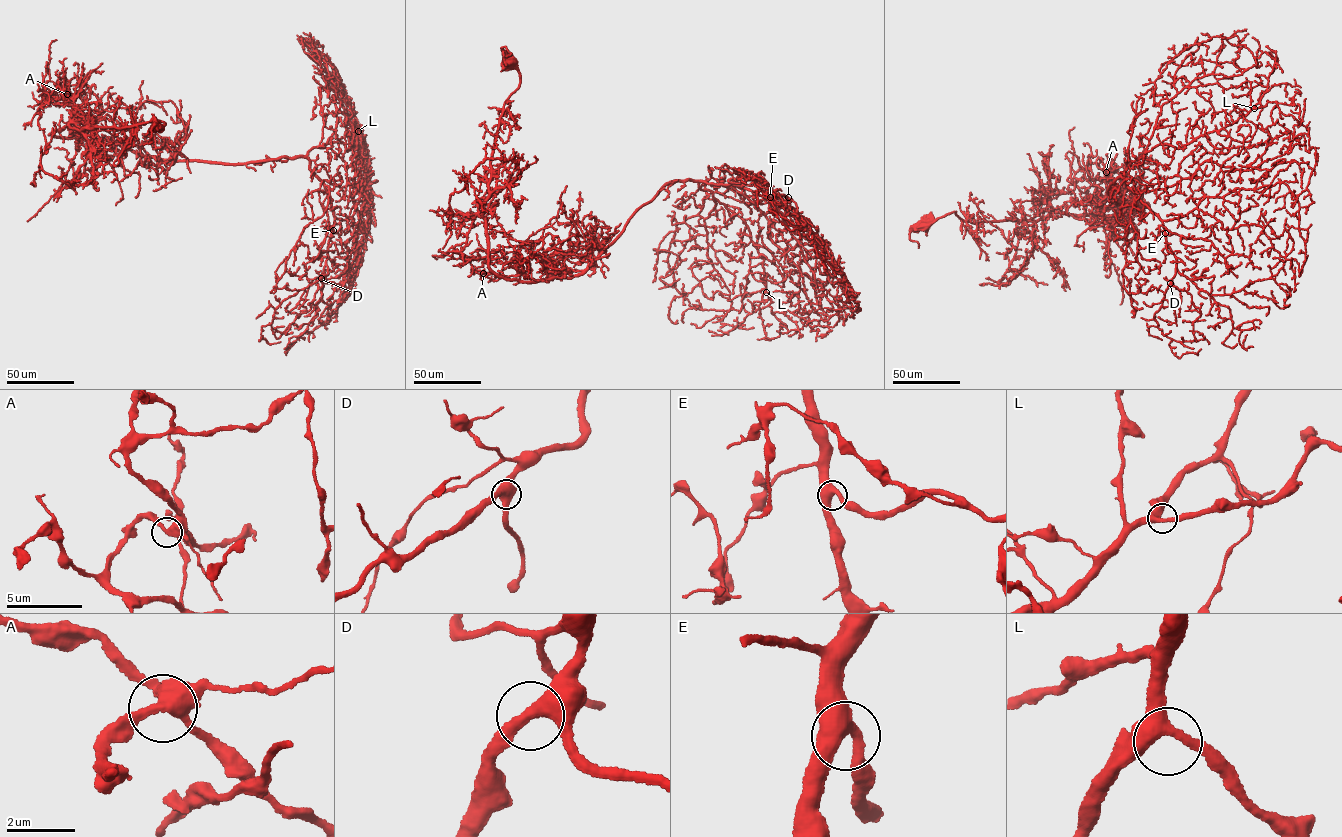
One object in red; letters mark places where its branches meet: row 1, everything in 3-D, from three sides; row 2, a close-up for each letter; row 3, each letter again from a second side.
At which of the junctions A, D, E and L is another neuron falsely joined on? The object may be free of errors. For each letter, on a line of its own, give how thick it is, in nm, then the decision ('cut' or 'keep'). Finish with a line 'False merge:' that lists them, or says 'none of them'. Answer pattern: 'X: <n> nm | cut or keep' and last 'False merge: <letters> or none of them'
A: 400 nm | keep
D: 400 nm | keep
E: 440 nm | keep
L: 400 nm | keep
False merge: none of them

